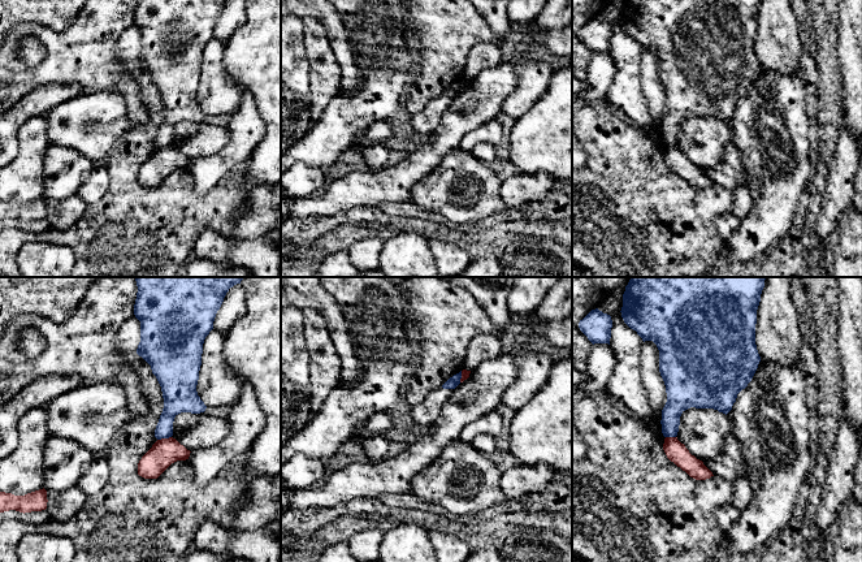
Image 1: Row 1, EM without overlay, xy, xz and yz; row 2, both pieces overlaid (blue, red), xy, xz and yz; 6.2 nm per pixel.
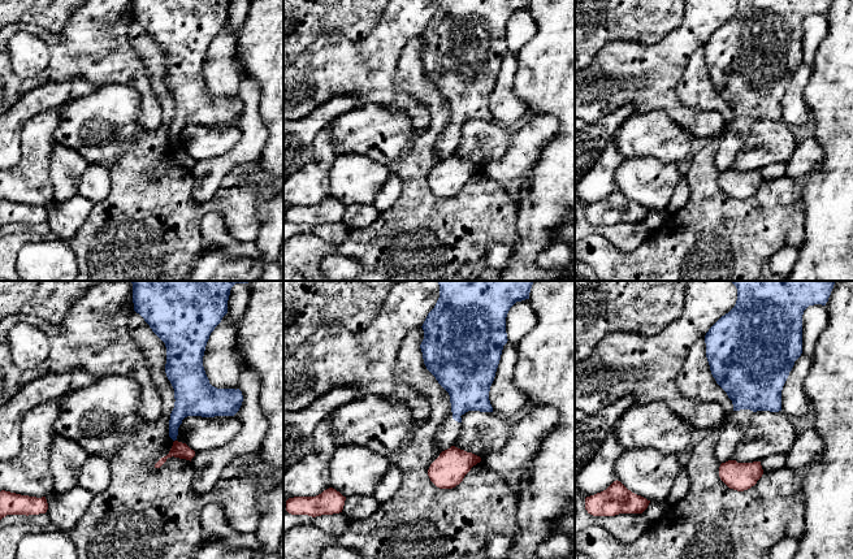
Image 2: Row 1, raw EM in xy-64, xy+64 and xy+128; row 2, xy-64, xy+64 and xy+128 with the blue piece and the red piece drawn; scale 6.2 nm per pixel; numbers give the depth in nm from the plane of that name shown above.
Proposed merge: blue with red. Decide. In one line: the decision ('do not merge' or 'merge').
do not merge

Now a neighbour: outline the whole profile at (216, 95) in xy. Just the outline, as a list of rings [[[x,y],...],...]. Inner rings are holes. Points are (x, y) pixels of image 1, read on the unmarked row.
[[[212,38],[203,52],[202,74],[196,100],[209,117],[233,114],[242,100],[242,91],[225,73],[226,42]]]

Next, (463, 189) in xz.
[[[456,148],[437,164],[437,168],[411,189],[411,202],[426,212],[432,212],[456,222],[478,222],[507,208],[501,198],[501,180],[489,163],[477,159],[472,151]]]

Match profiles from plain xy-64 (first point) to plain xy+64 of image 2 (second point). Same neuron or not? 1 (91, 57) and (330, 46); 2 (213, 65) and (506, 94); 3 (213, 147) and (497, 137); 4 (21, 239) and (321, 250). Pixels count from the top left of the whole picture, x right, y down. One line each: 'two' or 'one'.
1: one
2: one
3: one
4: one

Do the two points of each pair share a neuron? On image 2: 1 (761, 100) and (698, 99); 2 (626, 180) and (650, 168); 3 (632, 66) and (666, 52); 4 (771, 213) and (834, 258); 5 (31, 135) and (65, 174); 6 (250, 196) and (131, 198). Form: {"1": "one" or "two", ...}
{"1": "two", "2": "one", "3": "one", "4": "two", "5": "two", "6": "one"}

